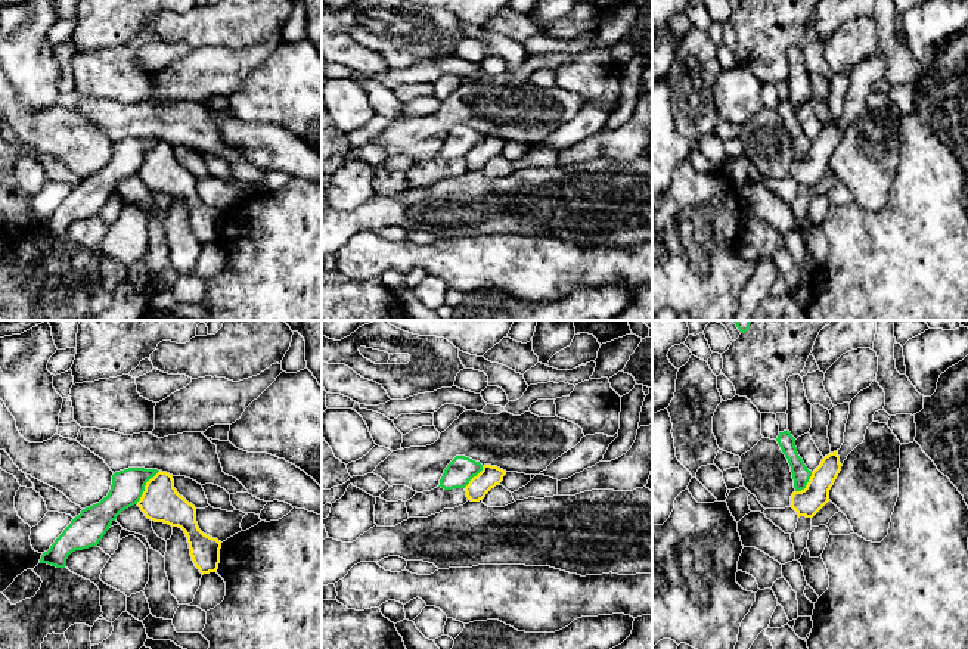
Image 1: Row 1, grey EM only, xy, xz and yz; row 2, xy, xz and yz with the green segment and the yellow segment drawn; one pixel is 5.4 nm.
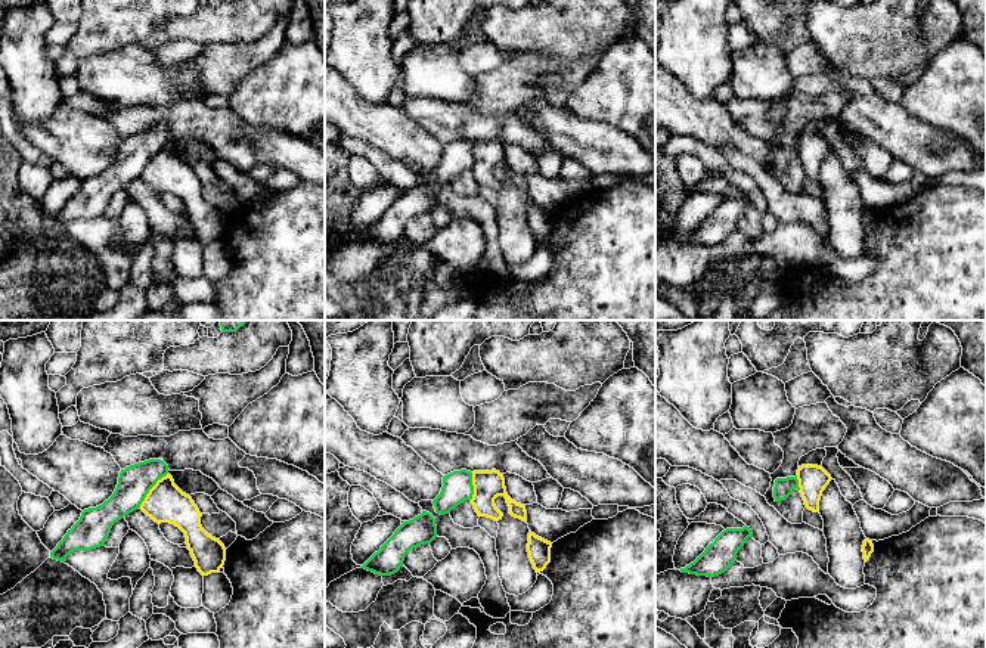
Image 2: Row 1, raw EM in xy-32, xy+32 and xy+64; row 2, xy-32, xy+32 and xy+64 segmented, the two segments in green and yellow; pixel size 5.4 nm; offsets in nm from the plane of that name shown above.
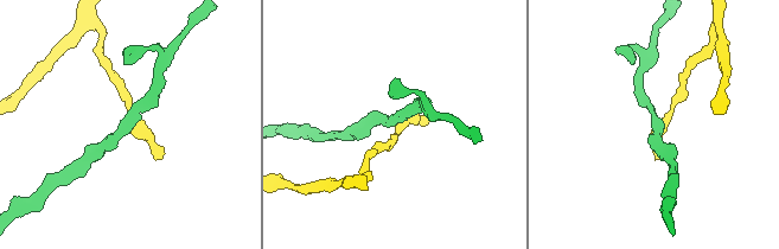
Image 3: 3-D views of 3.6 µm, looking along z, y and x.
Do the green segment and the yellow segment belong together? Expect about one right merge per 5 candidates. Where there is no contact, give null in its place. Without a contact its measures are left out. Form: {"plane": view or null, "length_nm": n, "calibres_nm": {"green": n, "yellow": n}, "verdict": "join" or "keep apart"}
{"plane": "xy", "length_nm": 220, "calibres_nm": {"green": 180, "yellow": 220}, "verdict": "keep apart"}

